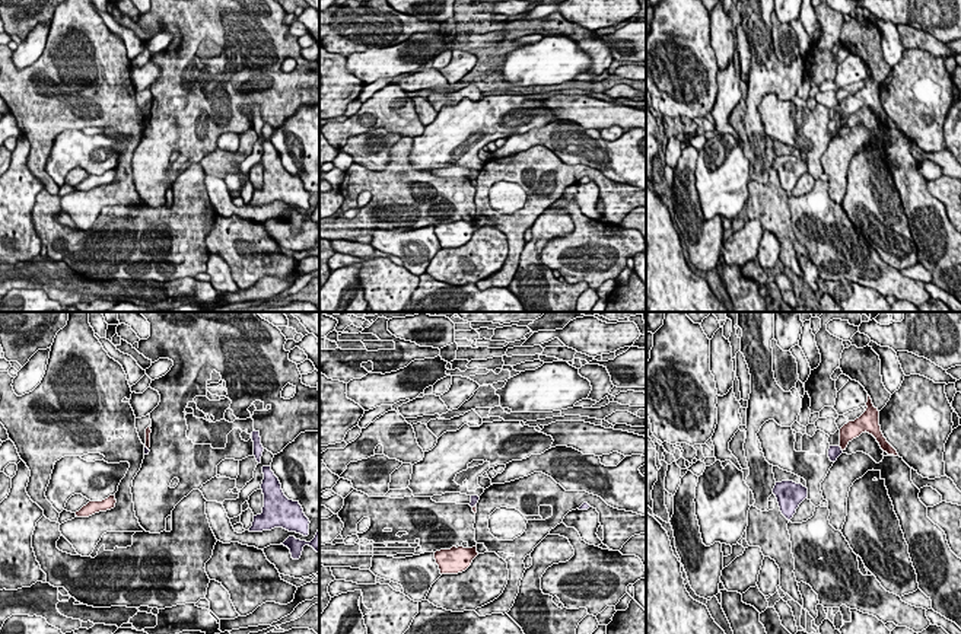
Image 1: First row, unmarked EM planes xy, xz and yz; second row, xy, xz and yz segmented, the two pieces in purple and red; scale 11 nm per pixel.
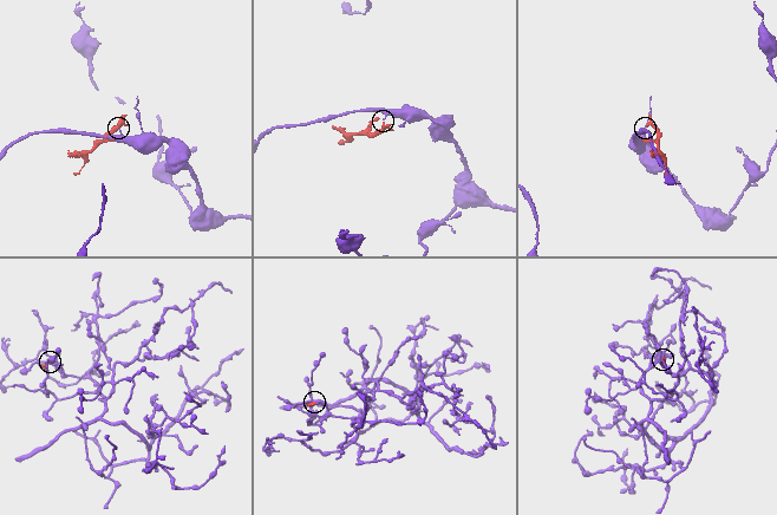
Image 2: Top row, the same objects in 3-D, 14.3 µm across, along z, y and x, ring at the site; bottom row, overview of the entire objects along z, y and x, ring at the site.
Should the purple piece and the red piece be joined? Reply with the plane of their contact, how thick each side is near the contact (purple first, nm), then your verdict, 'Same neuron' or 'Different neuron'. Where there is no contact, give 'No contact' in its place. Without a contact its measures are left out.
Touches purple in yz. Thickness 140 nm (purple) against 190 nm. Different neuron

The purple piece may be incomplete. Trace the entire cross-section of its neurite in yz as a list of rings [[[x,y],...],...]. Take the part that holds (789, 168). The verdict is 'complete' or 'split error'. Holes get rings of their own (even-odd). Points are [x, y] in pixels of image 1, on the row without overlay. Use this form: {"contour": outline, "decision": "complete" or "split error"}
{"contour": [[[793,154],[776,156],[773,168],[777,172],[782,188],[790,194],[799,178],[808,171],[808,162]]], "decision": "complete"}

